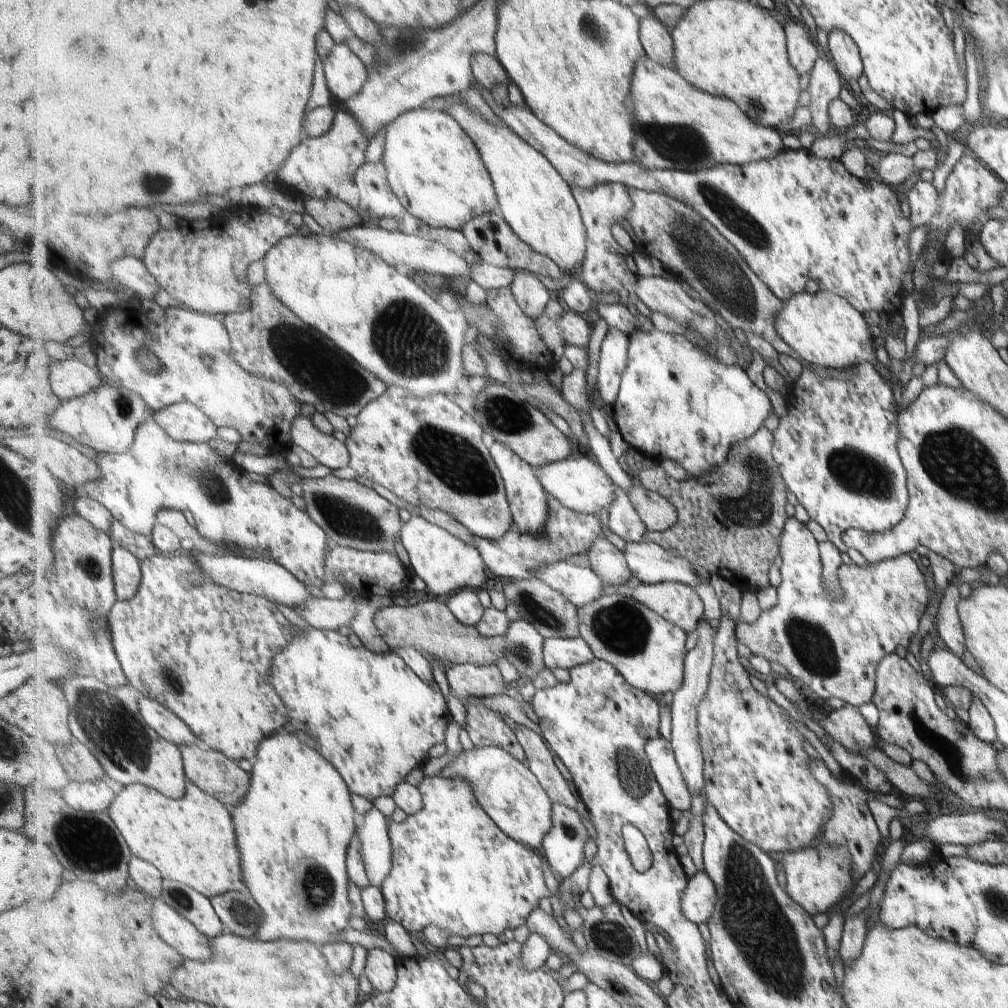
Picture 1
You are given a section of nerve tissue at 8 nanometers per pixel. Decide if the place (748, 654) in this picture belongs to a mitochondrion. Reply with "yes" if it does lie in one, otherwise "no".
no

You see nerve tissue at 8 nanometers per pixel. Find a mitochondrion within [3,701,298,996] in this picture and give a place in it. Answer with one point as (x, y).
(88, 842)

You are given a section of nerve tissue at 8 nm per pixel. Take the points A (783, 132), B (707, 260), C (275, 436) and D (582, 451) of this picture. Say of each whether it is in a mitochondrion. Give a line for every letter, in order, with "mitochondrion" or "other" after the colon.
A: other
B: mitochondrion
C: other
D: other

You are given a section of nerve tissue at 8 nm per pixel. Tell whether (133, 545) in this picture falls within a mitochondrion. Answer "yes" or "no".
no

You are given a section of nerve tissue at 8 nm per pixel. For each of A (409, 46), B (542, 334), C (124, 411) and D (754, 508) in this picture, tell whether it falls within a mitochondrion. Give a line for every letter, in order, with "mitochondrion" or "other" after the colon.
A: mitochondrion
B: other
C: mitochondrion
D: mitochondrion

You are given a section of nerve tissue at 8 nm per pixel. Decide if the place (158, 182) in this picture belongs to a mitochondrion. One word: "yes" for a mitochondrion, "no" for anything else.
yes

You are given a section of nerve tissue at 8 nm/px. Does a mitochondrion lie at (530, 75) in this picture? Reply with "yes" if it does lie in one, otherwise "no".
no

